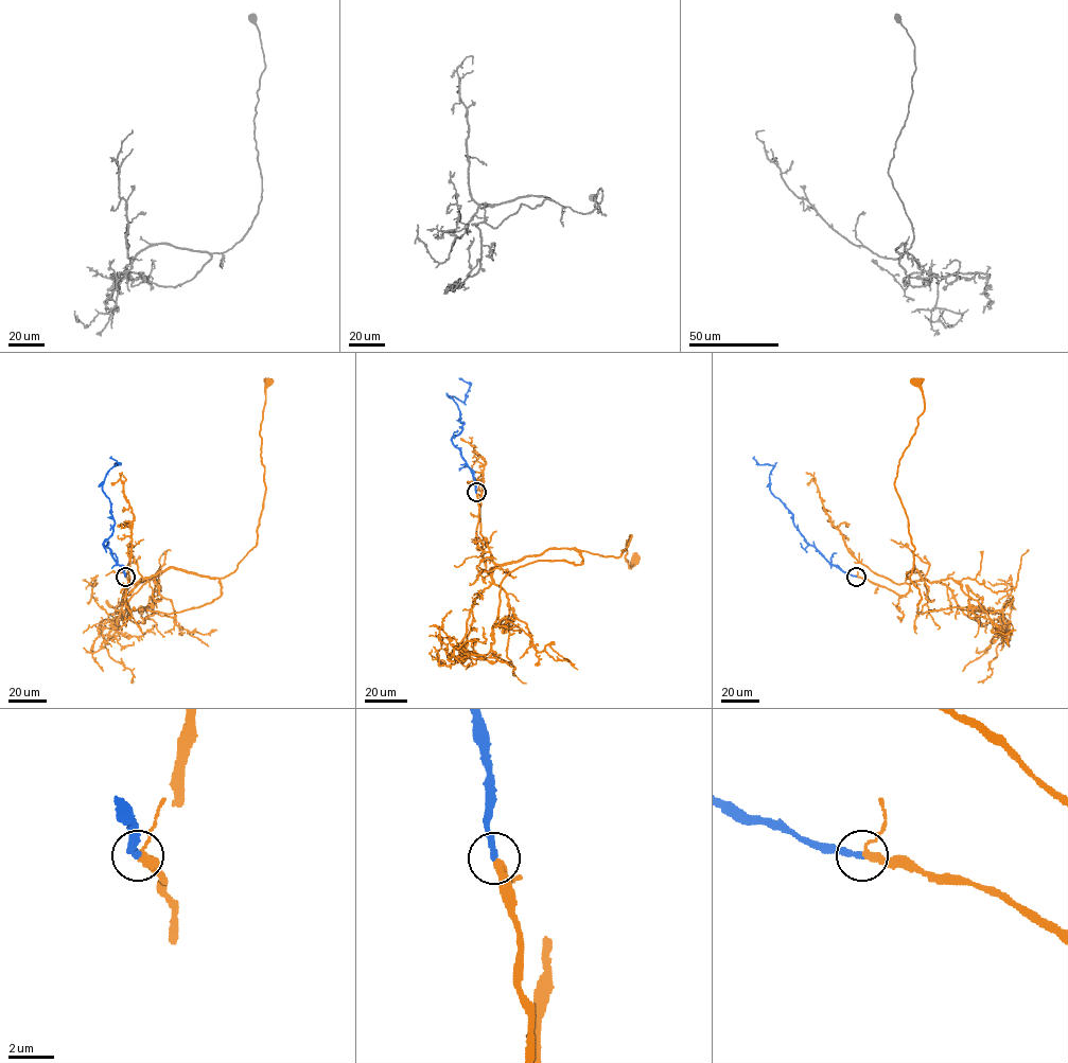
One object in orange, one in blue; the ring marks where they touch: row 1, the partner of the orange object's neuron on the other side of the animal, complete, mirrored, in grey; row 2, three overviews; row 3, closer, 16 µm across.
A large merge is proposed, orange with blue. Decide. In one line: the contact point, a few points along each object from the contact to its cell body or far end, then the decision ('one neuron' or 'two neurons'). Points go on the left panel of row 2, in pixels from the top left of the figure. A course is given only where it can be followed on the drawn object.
at (125, 577); orange runs (125, 577), (126, 595), (142, 579), (171, 568), (225, 578), (257, 545), (265, 488), (260, 433), (268, 383); blue runs (125, 577), (111, 551), (103, 544), (112, 532), (115, 521), (102, 482), (106, 474), (120, 464), (111, 456); one neuron

